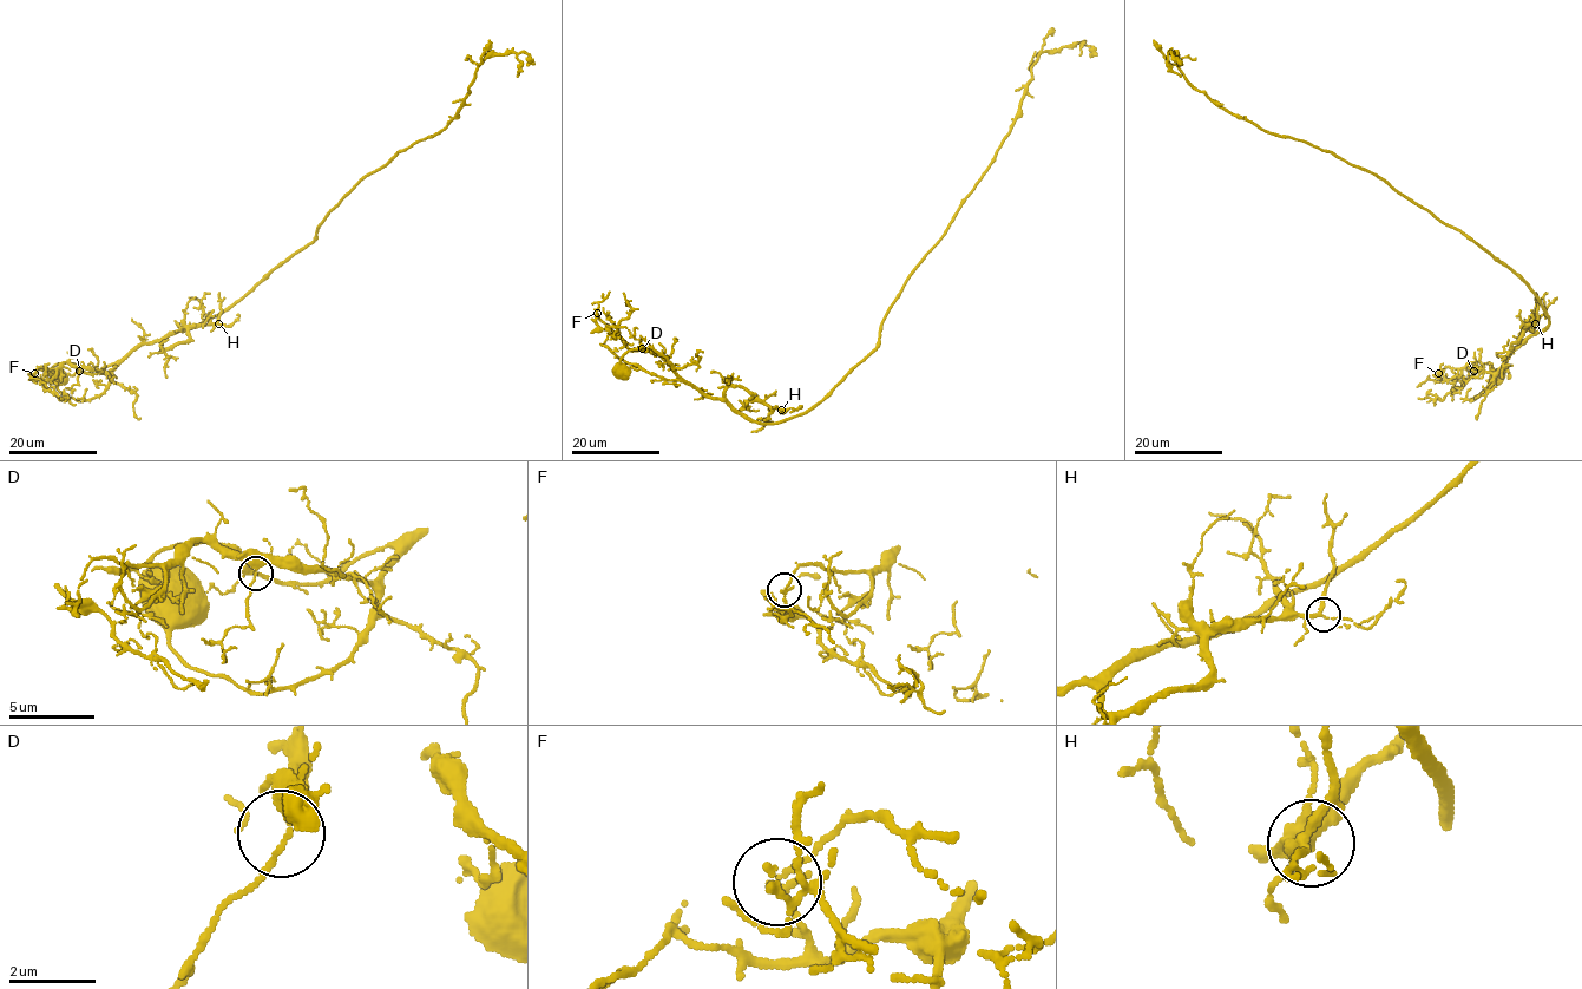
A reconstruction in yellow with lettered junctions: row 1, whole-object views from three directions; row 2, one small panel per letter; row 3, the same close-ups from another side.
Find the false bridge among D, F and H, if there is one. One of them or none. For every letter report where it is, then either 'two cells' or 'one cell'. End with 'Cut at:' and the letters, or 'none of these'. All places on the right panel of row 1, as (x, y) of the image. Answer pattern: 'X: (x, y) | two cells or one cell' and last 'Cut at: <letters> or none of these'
D: (1474, 371) | one cell
F: (1438, 373) | two cells
H: (1535, 323) | one cell
Cut at: F

